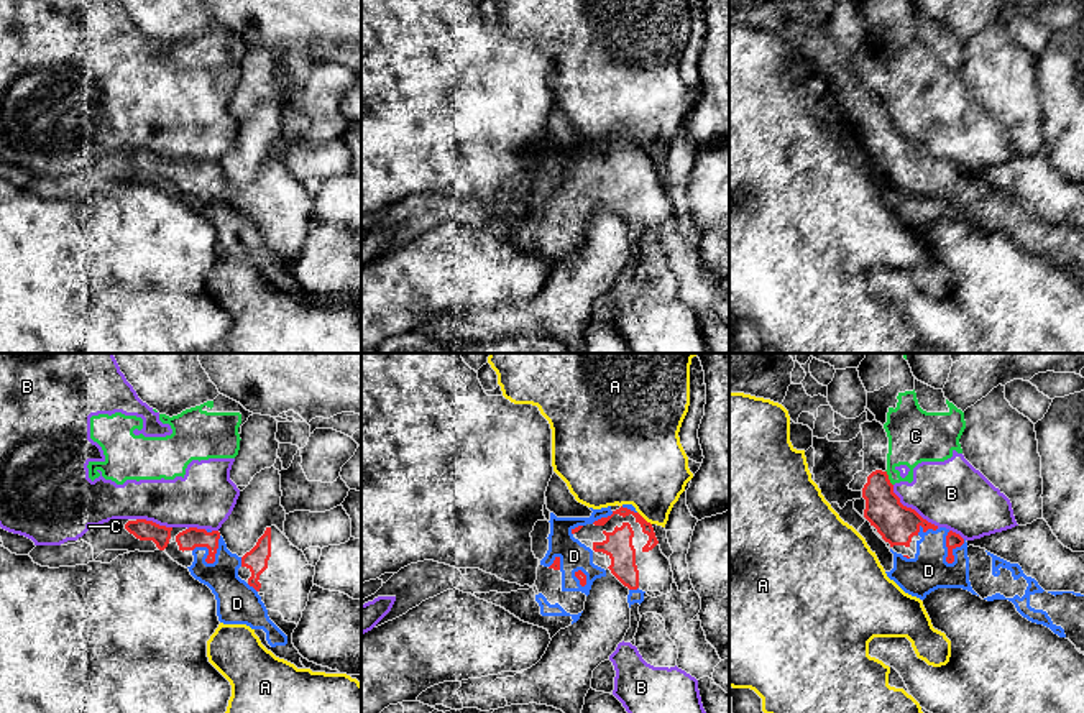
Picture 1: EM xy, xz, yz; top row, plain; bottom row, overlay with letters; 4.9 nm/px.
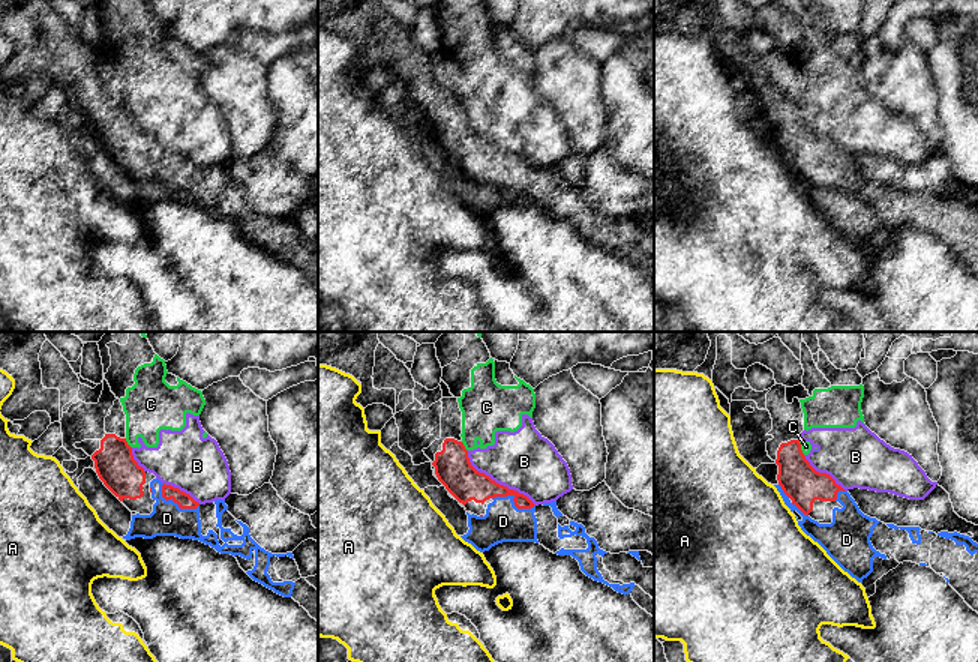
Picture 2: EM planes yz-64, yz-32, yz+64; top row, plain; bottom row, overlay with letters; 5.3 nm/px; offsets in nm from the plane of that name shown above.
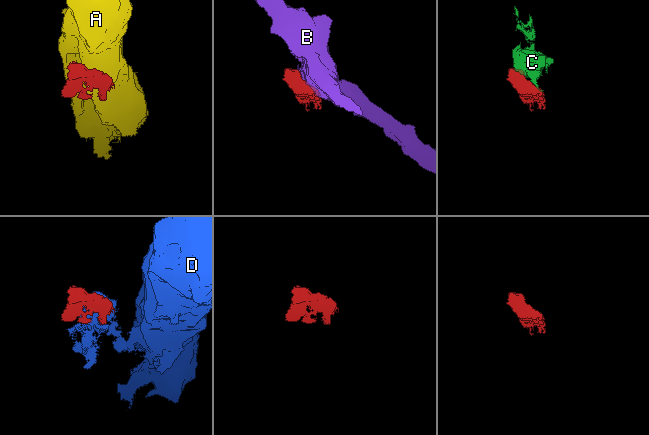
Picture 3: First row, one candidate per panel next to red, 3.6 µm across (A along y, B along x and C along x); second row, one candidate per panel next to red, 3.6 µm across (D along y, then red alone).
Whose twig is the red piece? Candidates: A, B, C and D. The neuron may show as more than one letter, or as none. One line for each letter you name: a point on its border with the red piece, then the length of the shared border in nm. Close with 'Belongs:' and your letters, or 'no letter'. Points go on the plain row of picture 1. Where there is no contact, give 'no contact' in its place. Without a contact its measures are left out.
Belongs: no letter

